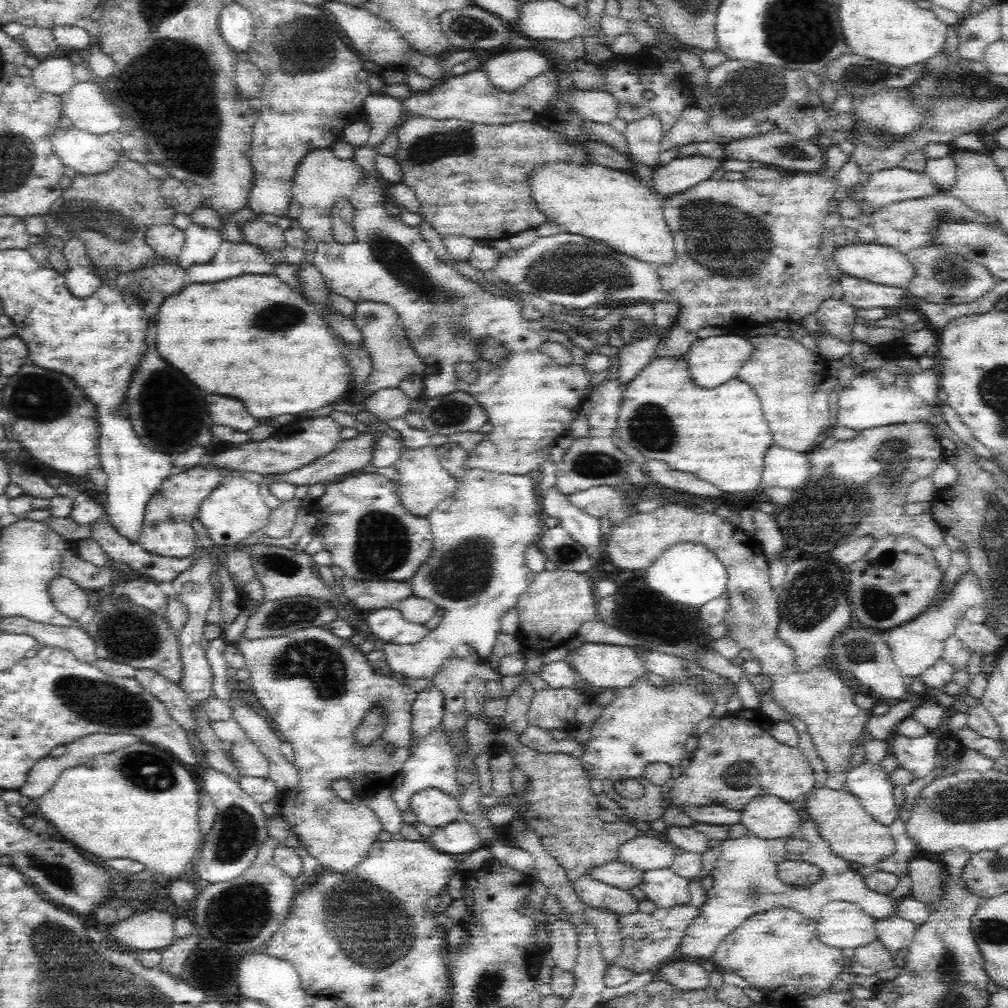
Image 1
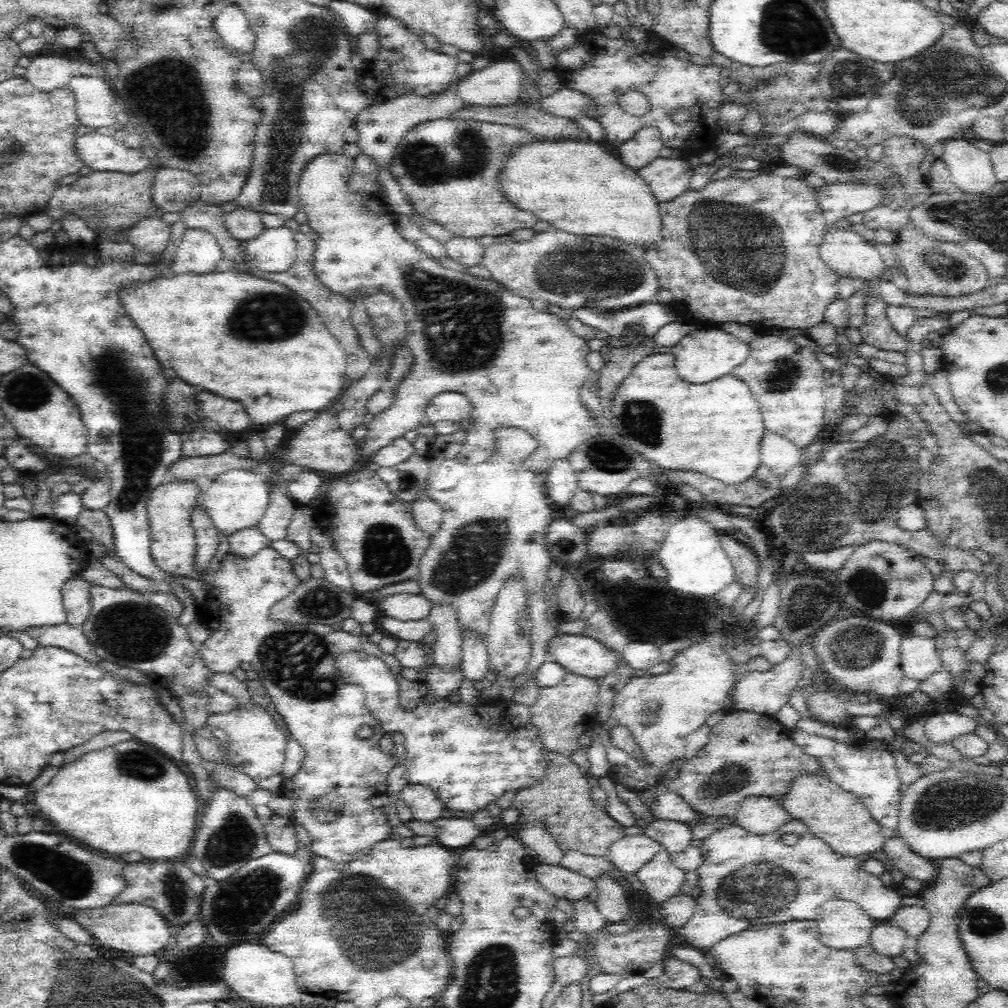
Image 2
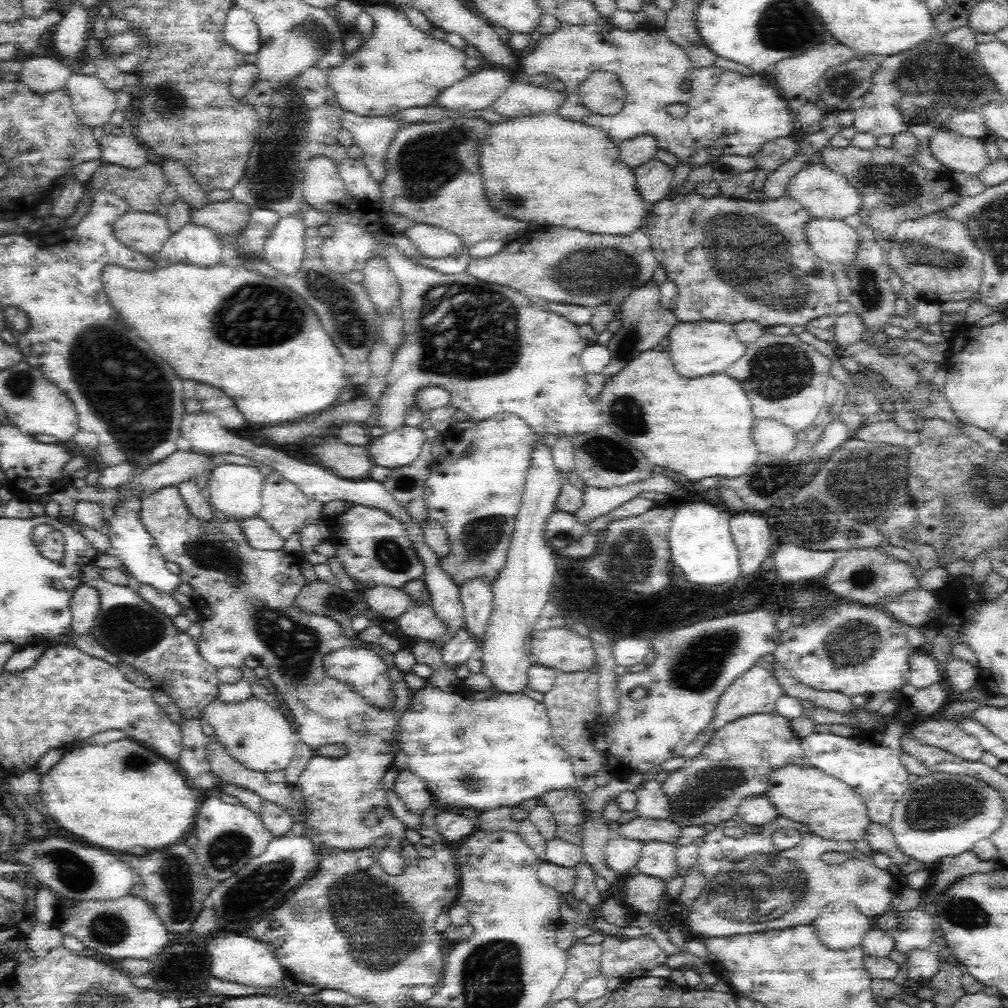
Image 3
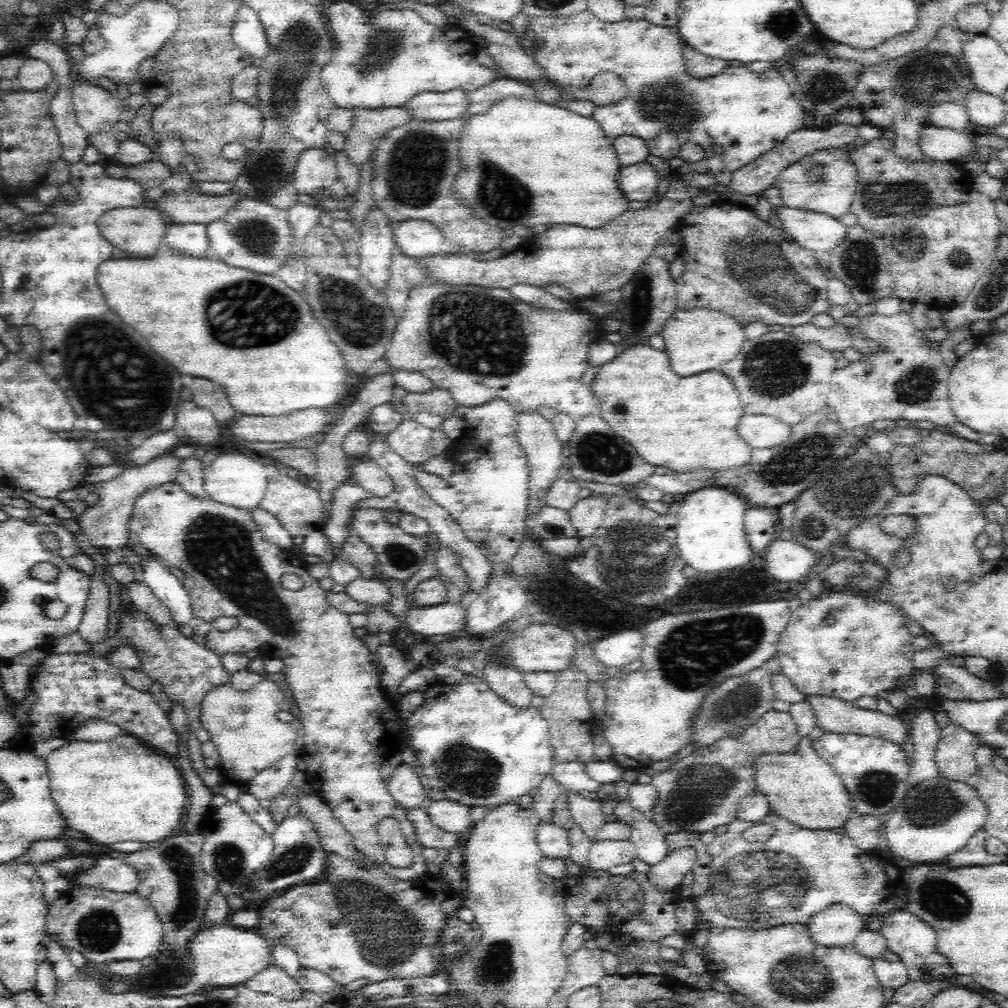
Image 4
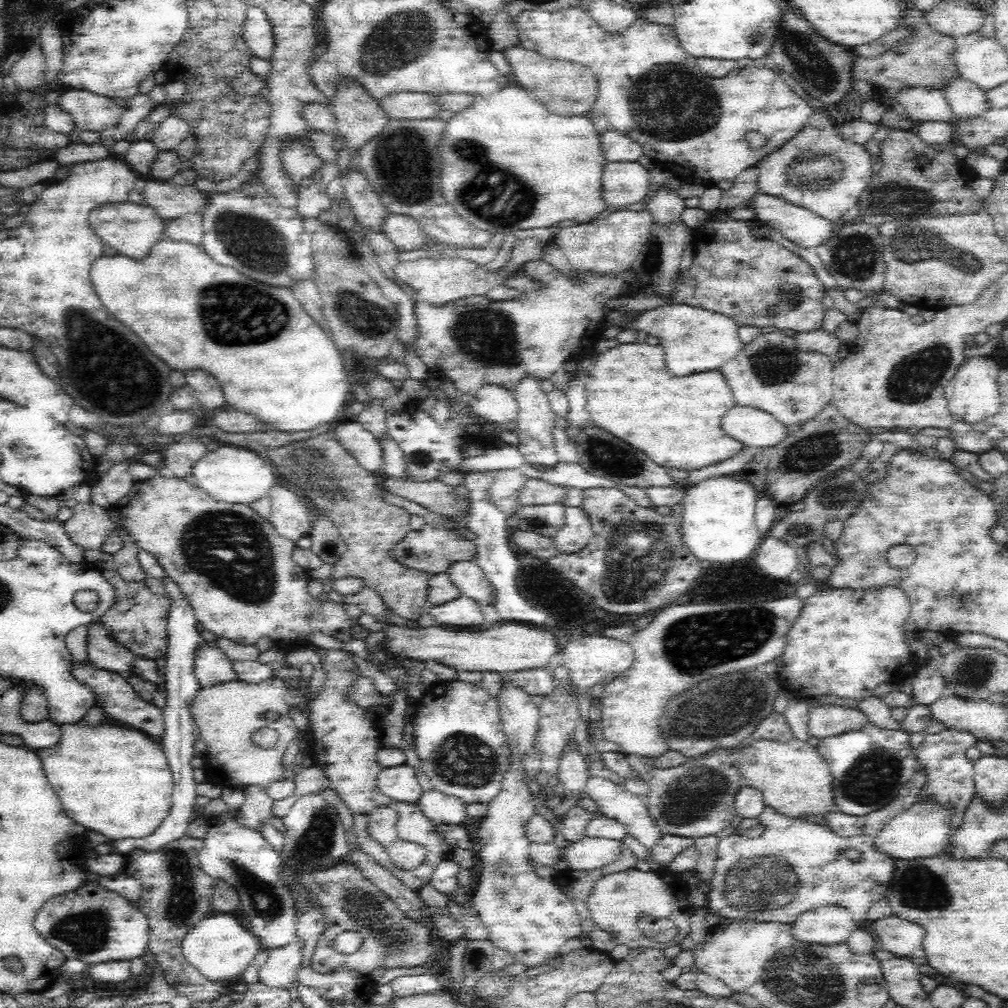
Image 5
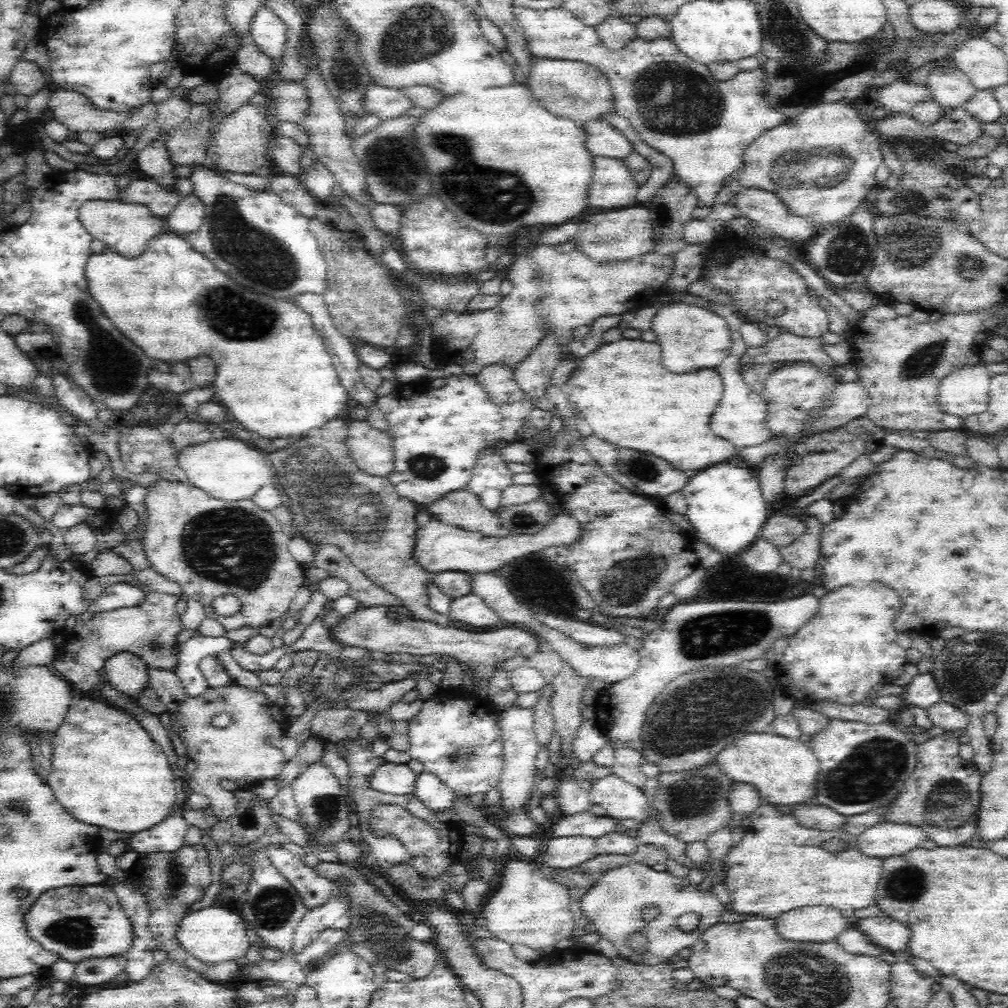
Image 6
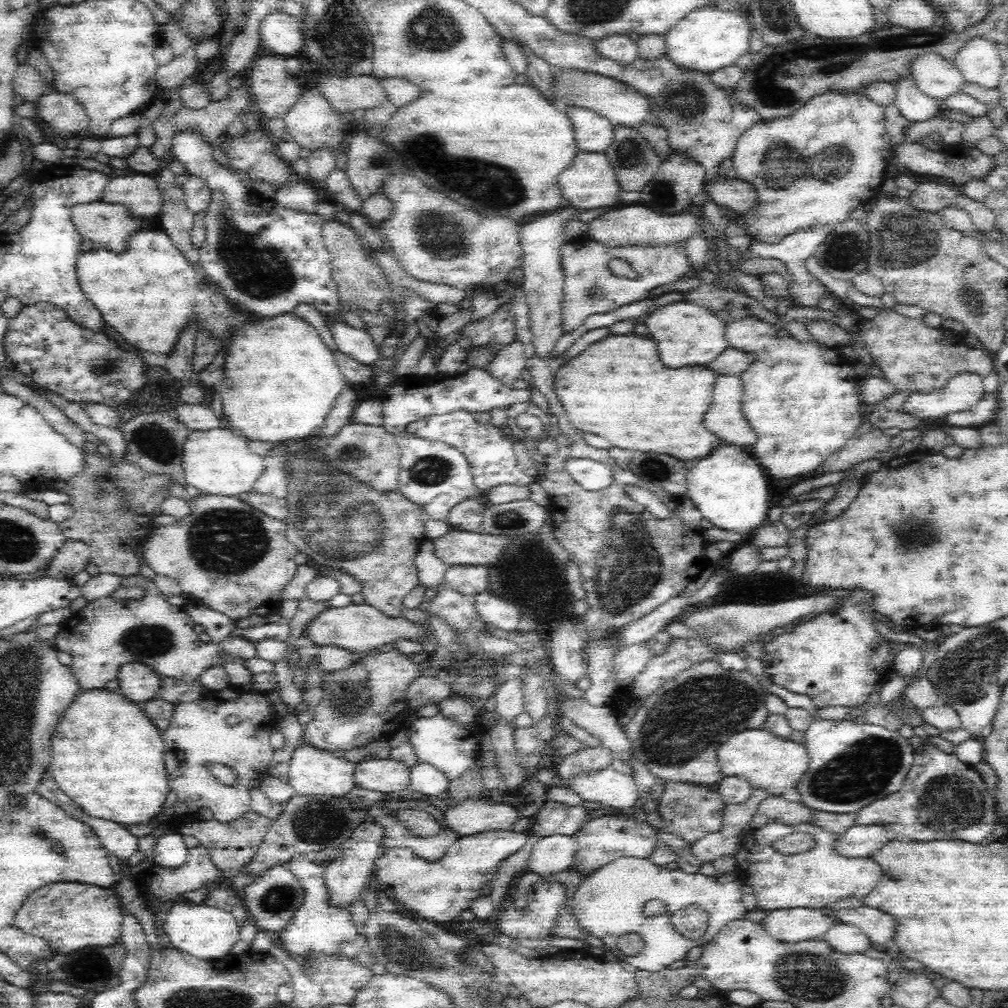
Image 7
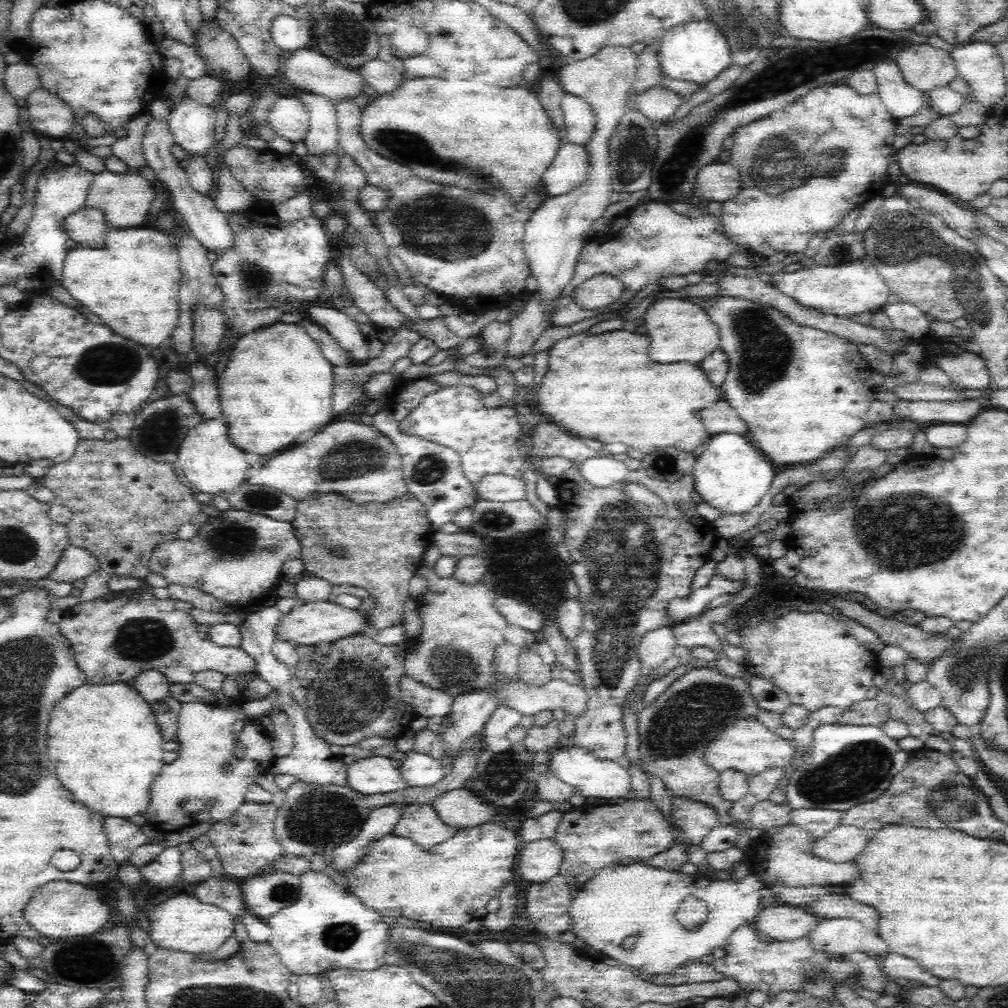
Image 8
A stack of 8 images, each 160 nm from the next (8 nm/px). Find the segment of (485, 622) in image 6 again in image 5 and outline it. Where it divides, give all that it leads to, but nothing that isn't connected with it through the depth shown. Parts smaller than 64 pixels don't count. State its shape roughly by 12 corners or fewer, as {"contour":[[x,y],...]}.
{"contour":[[459,597],[432,606],[438,626],[478,626],[484,615],[477,603]]}

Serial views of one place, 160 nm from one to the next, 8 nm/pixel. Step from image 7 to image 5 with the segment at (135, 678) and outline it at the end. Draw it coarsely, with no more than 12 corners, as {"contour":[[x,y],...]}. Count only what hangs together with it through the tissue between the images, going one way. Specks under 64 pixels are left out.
{"contour":[[101,619],[87,627],[87,660],[104,670],[132,673],[133,652]]}

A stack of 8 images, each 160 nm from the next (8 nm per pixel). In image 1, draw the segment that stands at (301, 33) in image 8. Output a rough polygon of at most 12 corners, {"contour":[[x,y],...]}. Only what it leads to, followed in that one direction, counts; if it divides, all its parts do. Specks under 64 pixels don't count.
{"contour":[[237,2],[223,6],[219,29],[226,44],[247,52],[250,11]]}

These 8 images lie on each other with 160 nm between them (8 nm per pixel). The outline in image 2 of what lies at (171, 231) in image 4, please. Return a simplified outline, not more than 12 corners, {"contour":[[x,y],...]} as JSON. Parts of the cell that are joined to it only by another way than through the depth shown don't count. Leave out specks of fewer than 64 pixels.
{"contour":[[186,229],[171,269],[176,275],[211,273],[223,266],[219,242]]}

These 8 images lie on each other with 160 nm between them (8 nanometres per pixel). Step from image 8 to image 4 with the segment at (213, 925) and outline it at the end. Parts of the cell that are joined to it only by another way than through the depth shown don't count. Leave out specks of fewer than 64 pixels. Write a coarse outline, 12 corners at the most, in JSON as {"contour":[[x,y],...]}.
{"contour":[[229,922],[188,945],[194,976],[167,996],[236,987],[273,962],[272,944]]}

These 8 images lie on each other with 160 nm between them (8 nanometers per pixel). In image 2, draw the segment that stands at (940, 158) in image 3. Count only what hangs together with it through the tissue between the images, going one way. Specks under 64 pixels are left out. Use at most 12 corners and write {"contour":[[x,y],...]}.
{"contour":[[970,137],[943,143],[955,190],[986,194],[999,180]]}

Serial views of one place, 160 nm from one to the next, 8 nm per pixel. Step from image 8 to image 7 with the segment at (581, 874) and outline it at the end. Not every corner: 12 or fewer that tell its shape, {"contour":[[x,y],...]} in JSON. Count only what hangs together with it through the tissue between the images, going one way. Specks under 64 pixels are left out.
{"contour":[[594,818],[574,834],[572,868],[598,871],[648,858],[659,840],[647,822]]}

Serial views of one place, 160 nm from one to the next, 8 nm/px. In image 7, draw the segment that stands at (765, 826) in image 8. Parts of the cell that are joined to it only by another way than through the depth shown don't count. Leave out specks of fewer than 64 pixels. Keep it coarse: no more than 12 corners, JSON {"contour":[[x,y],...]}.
{"contour":[[768,796],[748,829],[775,819],[814,826],[818,812],[800,802]]}

